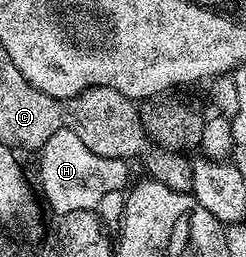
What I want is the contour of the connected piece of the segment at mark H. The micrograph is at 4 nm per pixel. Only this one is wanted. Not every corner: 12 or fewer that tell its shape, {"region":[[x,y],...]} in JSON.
{"region":[[66,127],[39,150],[41,191],[58,216],[99,208],[130,164]]}

